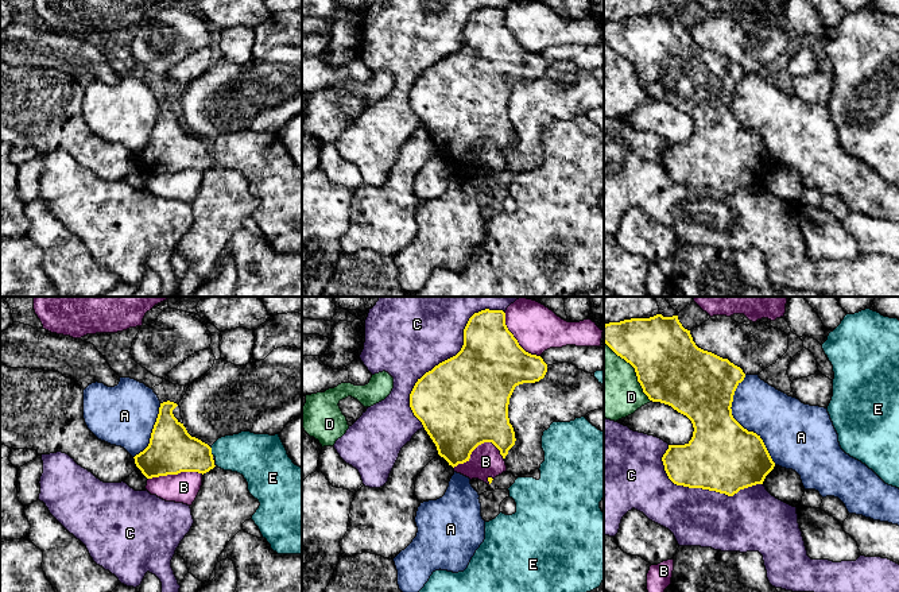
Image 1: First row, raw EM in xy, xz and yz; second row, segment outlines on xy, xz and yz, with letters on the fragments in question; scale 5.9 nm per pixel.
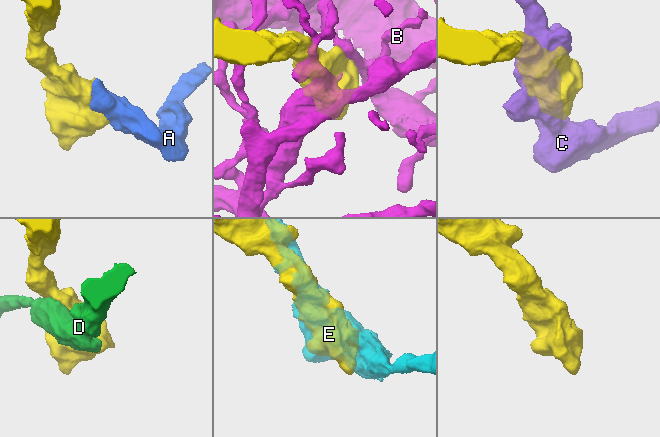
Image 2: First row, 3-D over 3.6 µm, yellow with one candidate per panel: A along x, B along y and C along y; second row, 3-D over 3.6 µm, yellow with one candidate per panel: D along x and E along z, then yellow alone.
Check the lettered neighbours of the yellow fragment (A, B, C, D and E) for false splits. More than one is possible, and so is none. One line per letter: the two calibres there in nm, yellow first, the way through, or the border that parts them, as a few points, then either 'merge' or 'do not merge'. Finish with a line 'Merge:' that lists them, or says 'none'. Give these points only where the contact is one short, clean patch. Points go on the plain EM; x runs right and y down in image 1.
A: 420 nm thick on the yellow side, 300 nm on the other; merge
B: 500 nm thick on the yellow side, 190 nm on the other; do not merge
C: 500 nm thick on the yellow side, 440 nm on the other; do not merge
D: 420 nm thick on the yellow side, 380 nm on the other; do not merge
E: 280 nm thick on the yellow side, 260 nm on the other; border along xy (209, 144), (213, 153); do not merge
Merge: A

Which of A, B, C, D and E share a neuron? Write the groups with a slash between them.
A / B / C / D / E

